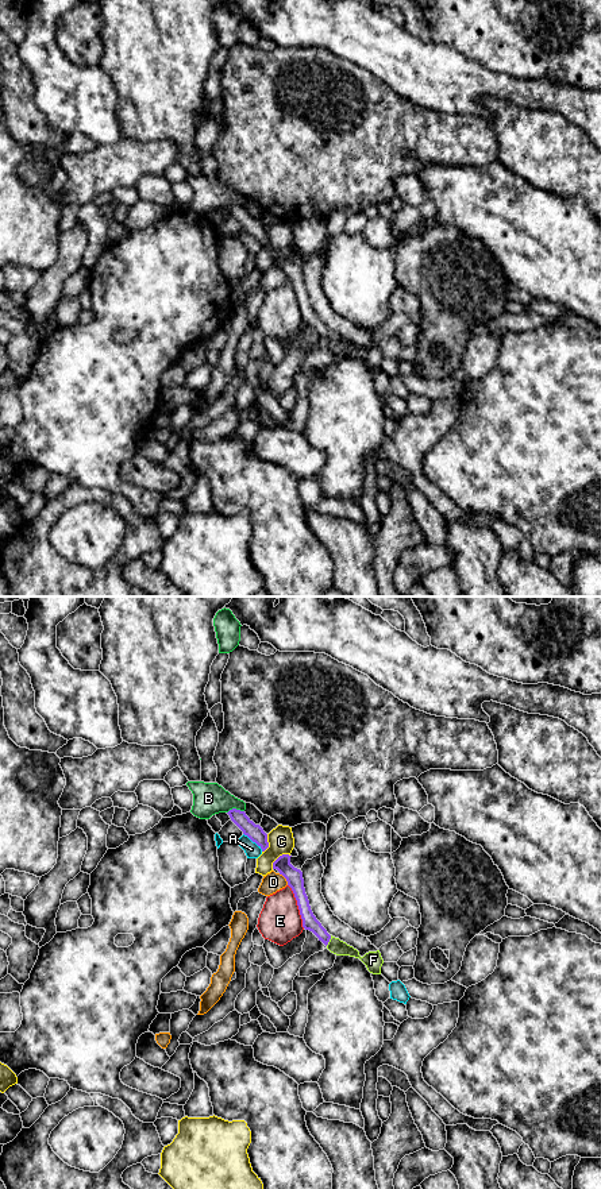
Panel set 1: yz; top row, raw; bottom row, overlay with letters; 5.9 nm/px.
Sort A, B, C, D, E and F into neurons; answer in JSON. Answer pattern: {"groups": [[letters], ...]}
{"groups": [["A"], ["B"], ["C"], ["D"], ["E"], ["F"]]}

